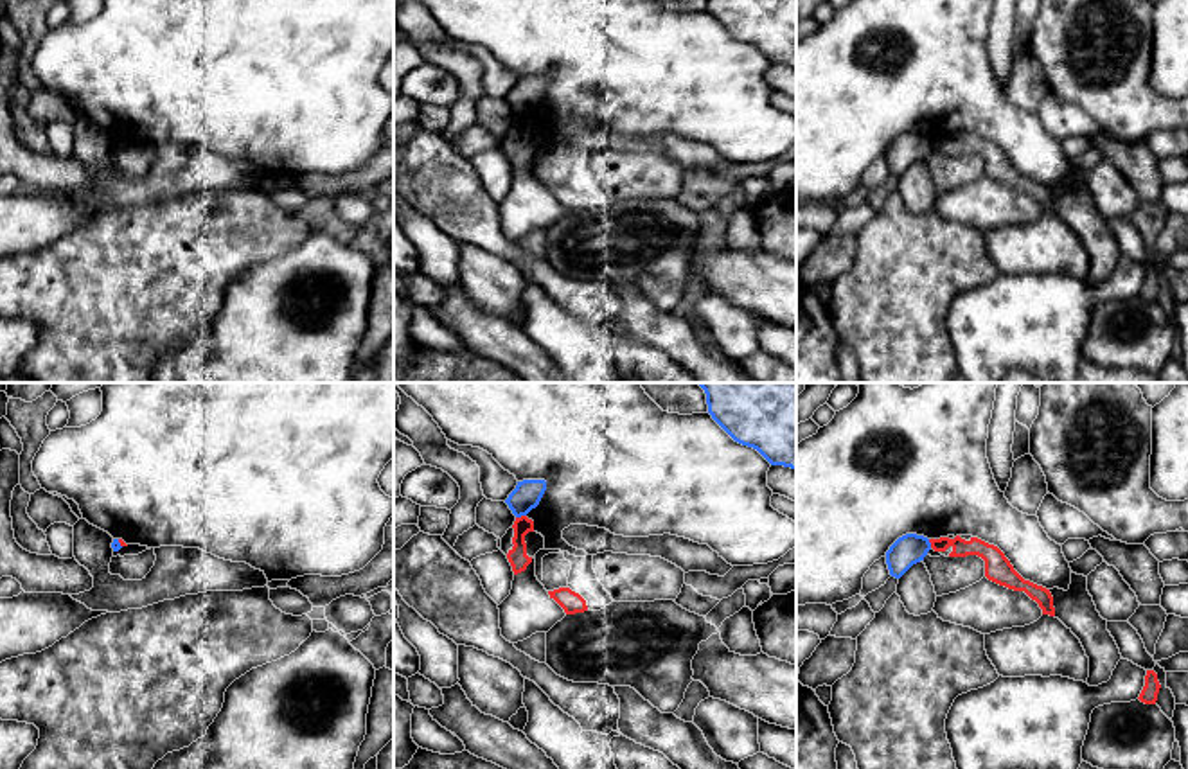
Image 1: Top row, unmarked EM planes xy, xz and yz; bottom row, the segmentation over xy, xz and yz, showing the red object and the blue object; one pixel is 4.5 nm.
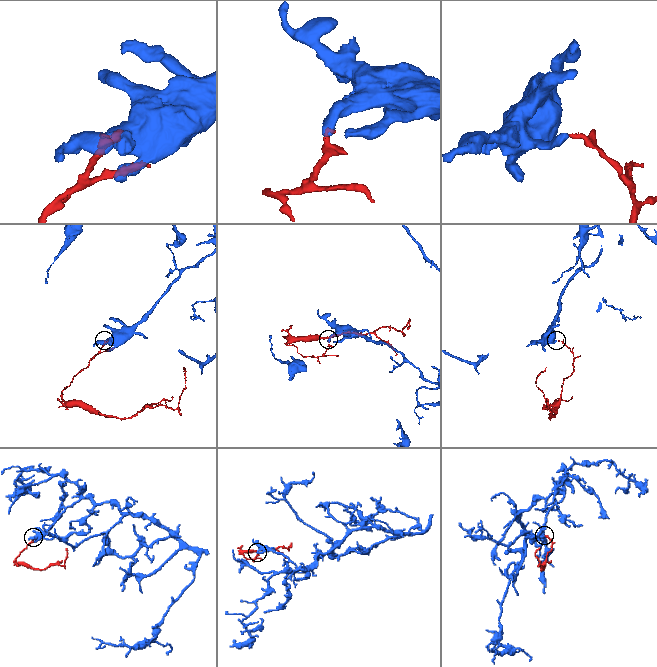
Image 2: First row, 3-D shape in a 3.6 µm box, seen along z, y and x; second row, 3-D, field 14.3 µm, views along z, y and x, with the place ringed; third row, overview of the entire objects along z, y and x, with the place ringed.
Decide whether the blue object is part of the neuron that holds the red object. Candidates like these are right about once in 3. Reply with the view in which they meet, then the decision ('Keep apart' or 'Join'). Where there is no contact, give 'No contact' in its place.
Touches red in xz. Keep apart

